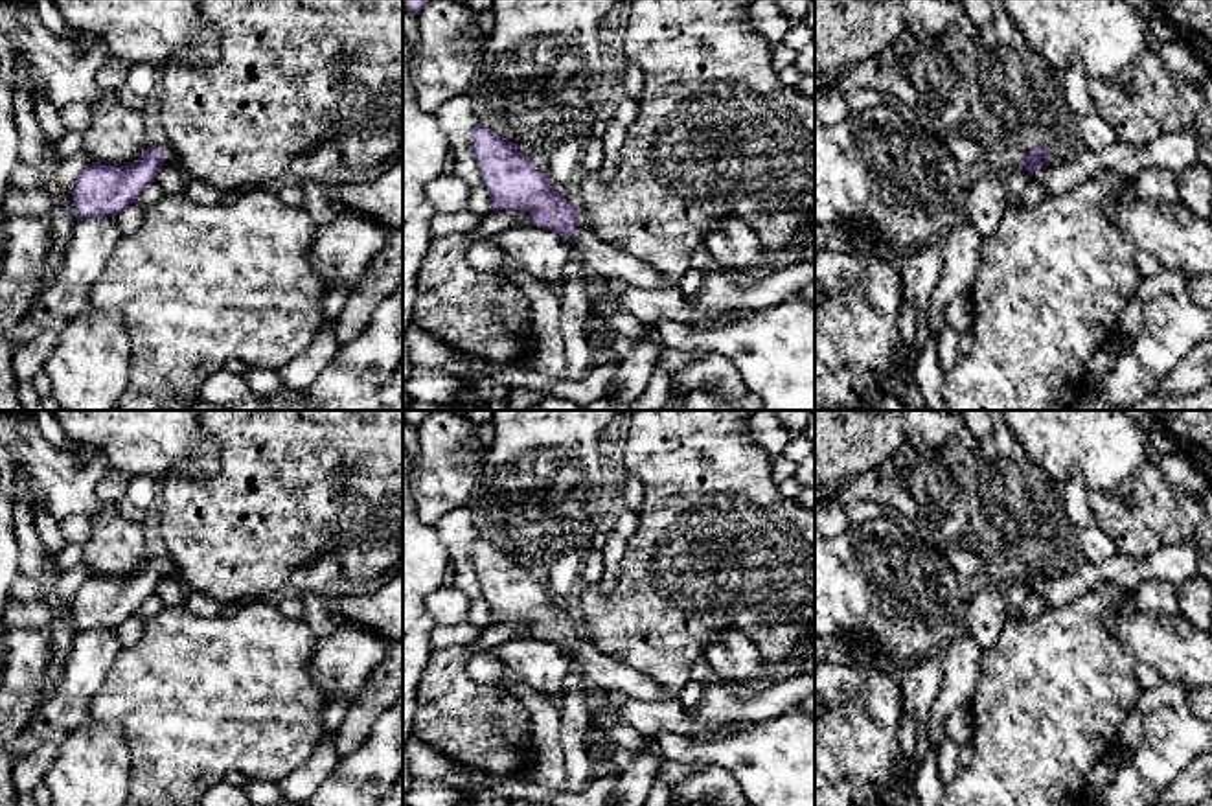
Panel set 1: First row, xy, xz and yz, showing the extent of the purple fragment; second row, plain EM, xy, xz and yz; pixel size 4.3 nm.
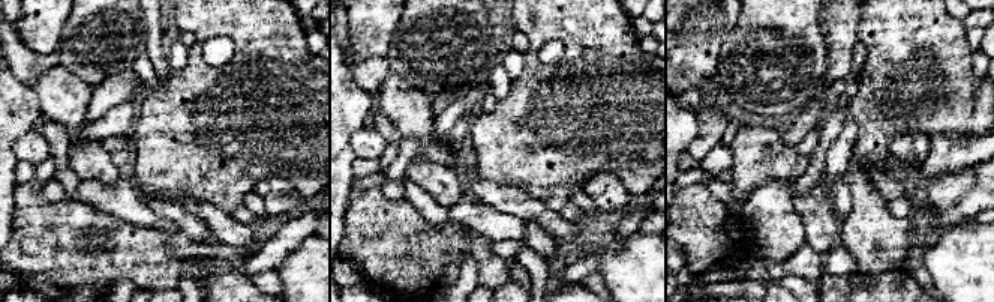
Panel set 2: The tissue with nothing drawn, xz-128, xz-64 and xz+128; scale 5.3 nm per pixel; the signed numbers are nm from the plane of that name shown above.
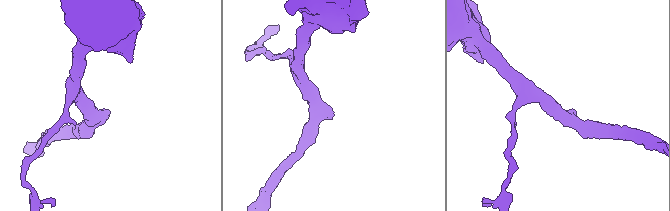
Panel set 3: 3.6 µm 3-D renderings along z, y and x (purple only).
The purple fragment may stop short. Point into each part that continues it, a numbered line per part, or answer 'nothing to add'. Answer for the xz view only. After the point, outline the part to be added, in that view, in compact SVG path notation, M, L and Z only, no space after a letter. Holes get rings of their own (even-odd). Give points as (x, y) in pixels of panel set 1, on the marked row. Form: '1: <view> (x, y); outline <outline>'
1: xz (600, 260); outline M577 225L568 245L587 276L620 280L629 287L666 289L666 280L633 254L611 247L596 237L587 225Z

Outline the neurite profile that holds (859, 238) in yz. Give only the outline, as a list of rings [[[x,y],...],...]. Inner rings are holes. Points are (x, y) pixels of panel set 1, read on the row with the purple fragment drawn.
[[[855,226],[853,230],[840,228],[842,237],[848,245],[852,245],[857,252],[875,254],[875,243],[866,228]]]

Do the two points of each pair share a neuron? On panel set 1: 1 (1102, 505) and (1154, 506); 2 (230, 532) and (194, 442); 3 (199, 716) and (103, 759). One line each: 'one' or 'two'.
1: one
2: two
3: two

